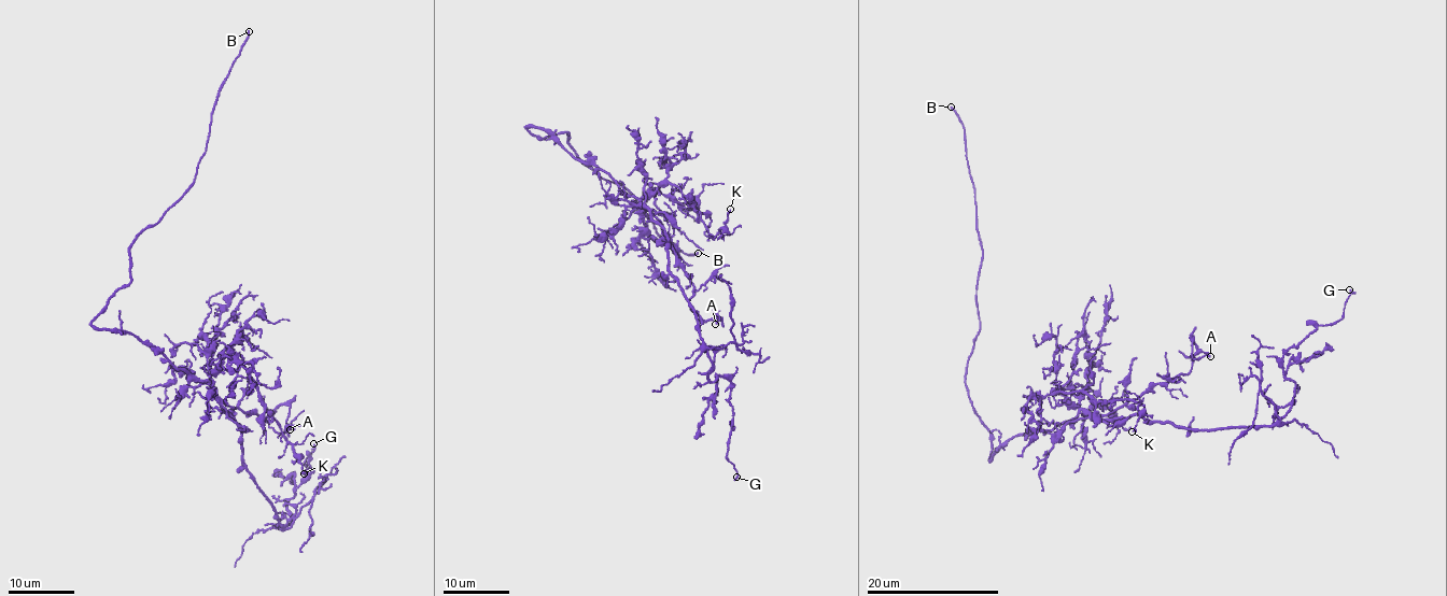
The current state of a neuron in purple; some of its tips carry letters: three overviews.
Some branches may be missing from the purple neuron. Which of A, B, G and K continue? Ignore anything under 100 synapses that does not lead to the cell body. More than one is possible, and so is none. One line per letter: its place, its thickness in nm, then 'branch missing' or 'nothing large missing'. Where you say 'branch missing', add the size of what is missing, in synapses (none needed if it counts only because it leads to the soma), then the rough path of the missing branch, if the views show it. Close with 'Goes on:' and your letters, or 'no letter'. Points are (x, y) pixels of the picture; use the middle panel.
A: (715, 324) | 130 nm | nothing large missing
B: (698, 253) | 170 nm | branch missing | (698, 253), (692, 246), (692, 229), (679, 233)
G: (736, 477) | 110 nm | nothing large missing
K: (730, 209) | 140 nm | nothing large missing
Goes on: B

